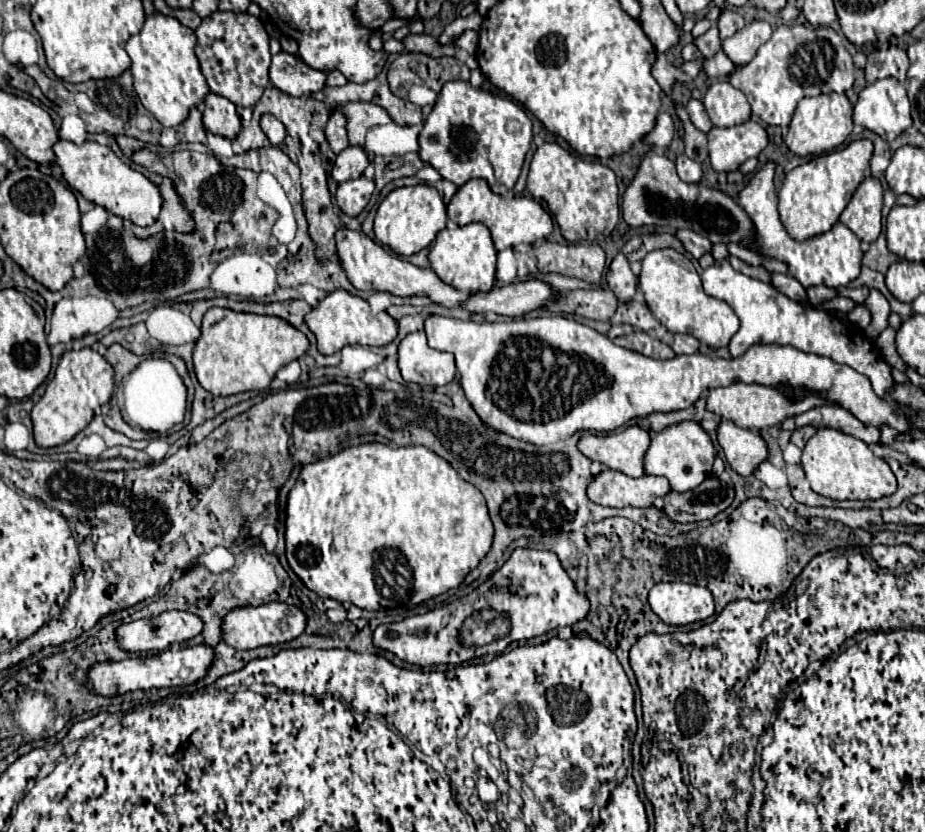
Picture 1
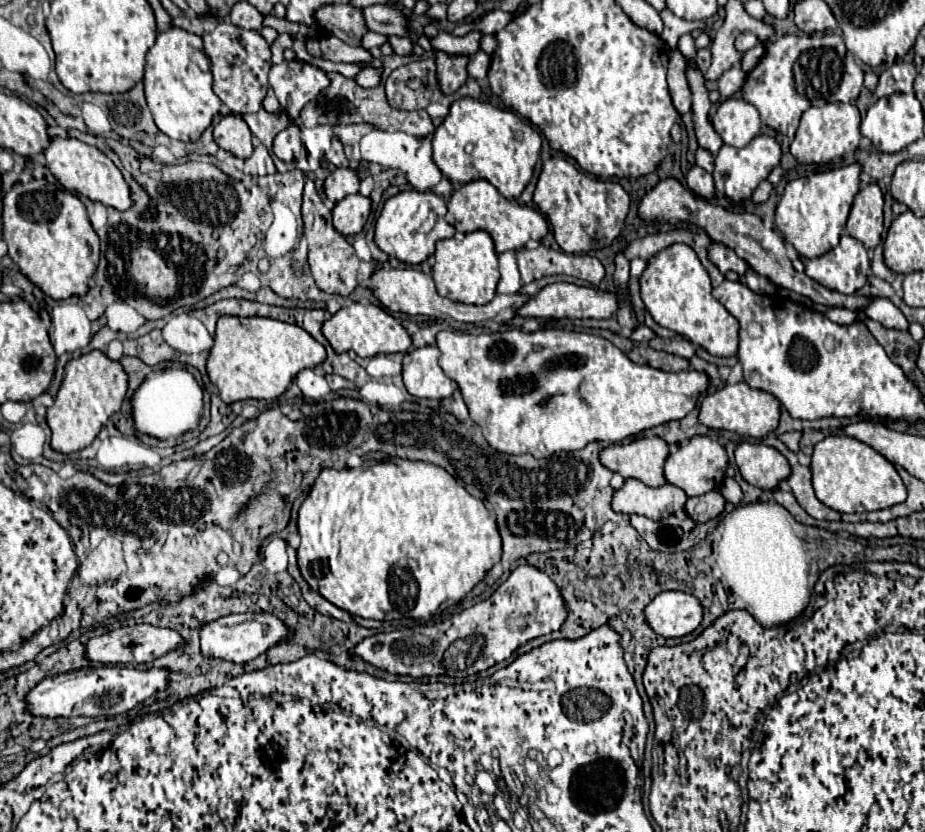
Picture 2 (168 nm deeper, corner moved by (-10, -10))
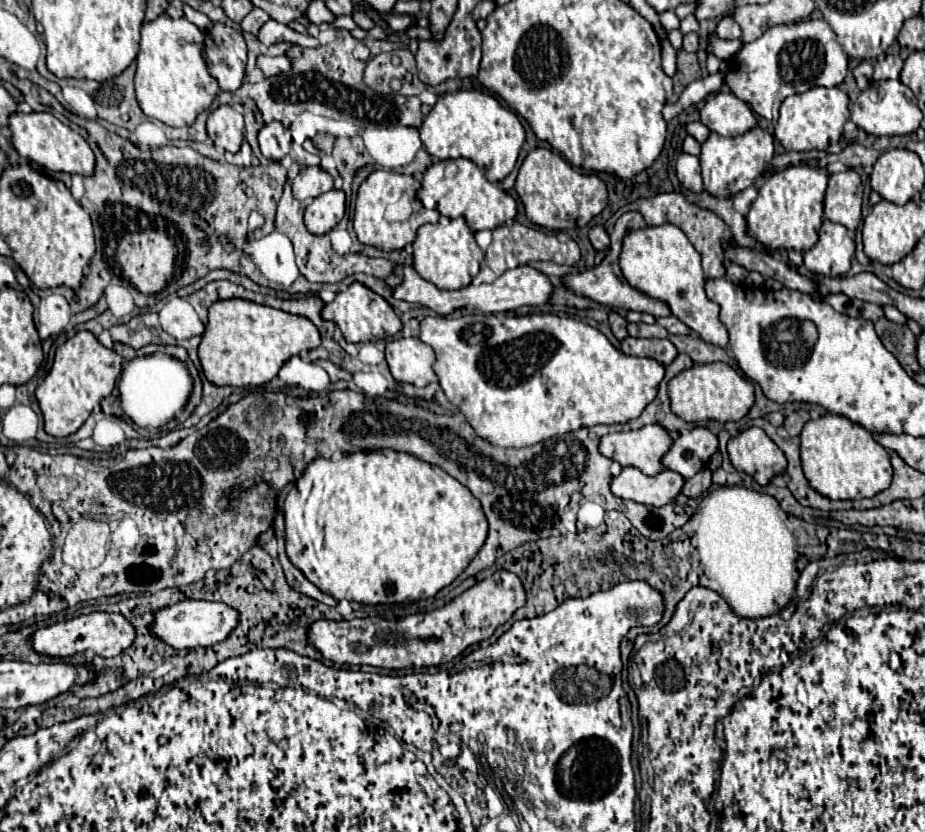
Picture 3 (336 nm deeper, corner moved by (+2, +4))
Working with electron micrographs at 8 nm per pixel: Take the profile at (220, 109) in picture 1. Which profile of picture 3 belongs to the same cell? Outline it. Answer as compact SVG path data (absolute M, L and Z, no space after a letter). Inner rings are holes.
M219 106L207 118L207 134L219 150L237 152L243 142L243 116L231 106Z

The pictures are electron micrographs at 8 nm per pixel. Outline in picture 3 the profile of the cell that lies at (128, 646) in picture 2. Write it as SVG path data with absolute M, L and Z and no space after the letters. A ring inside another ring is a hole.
M93 612L93 614L87 614L87 616L77 616L73 620L37 630L35 636L33 636L33 648L39 654L59 656L59 658L67 658L67 656L73 656L73 654L83 654L85 650L91 648L91 650L95 650L95 654L111 658L111 656L121 654L129 646L133 646L135 636L137 636L135 626L123 614Z

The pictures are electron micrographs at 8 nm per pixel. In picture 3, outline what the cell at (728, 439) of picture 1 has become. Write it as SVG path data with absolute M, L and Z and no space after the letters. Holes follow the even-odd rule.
M755 426L733 436L727 444L727 452L731 464L739 472L753 476L761 486L765 486L773 476L781 474L787 466L785 454L781 454L777 444Z

